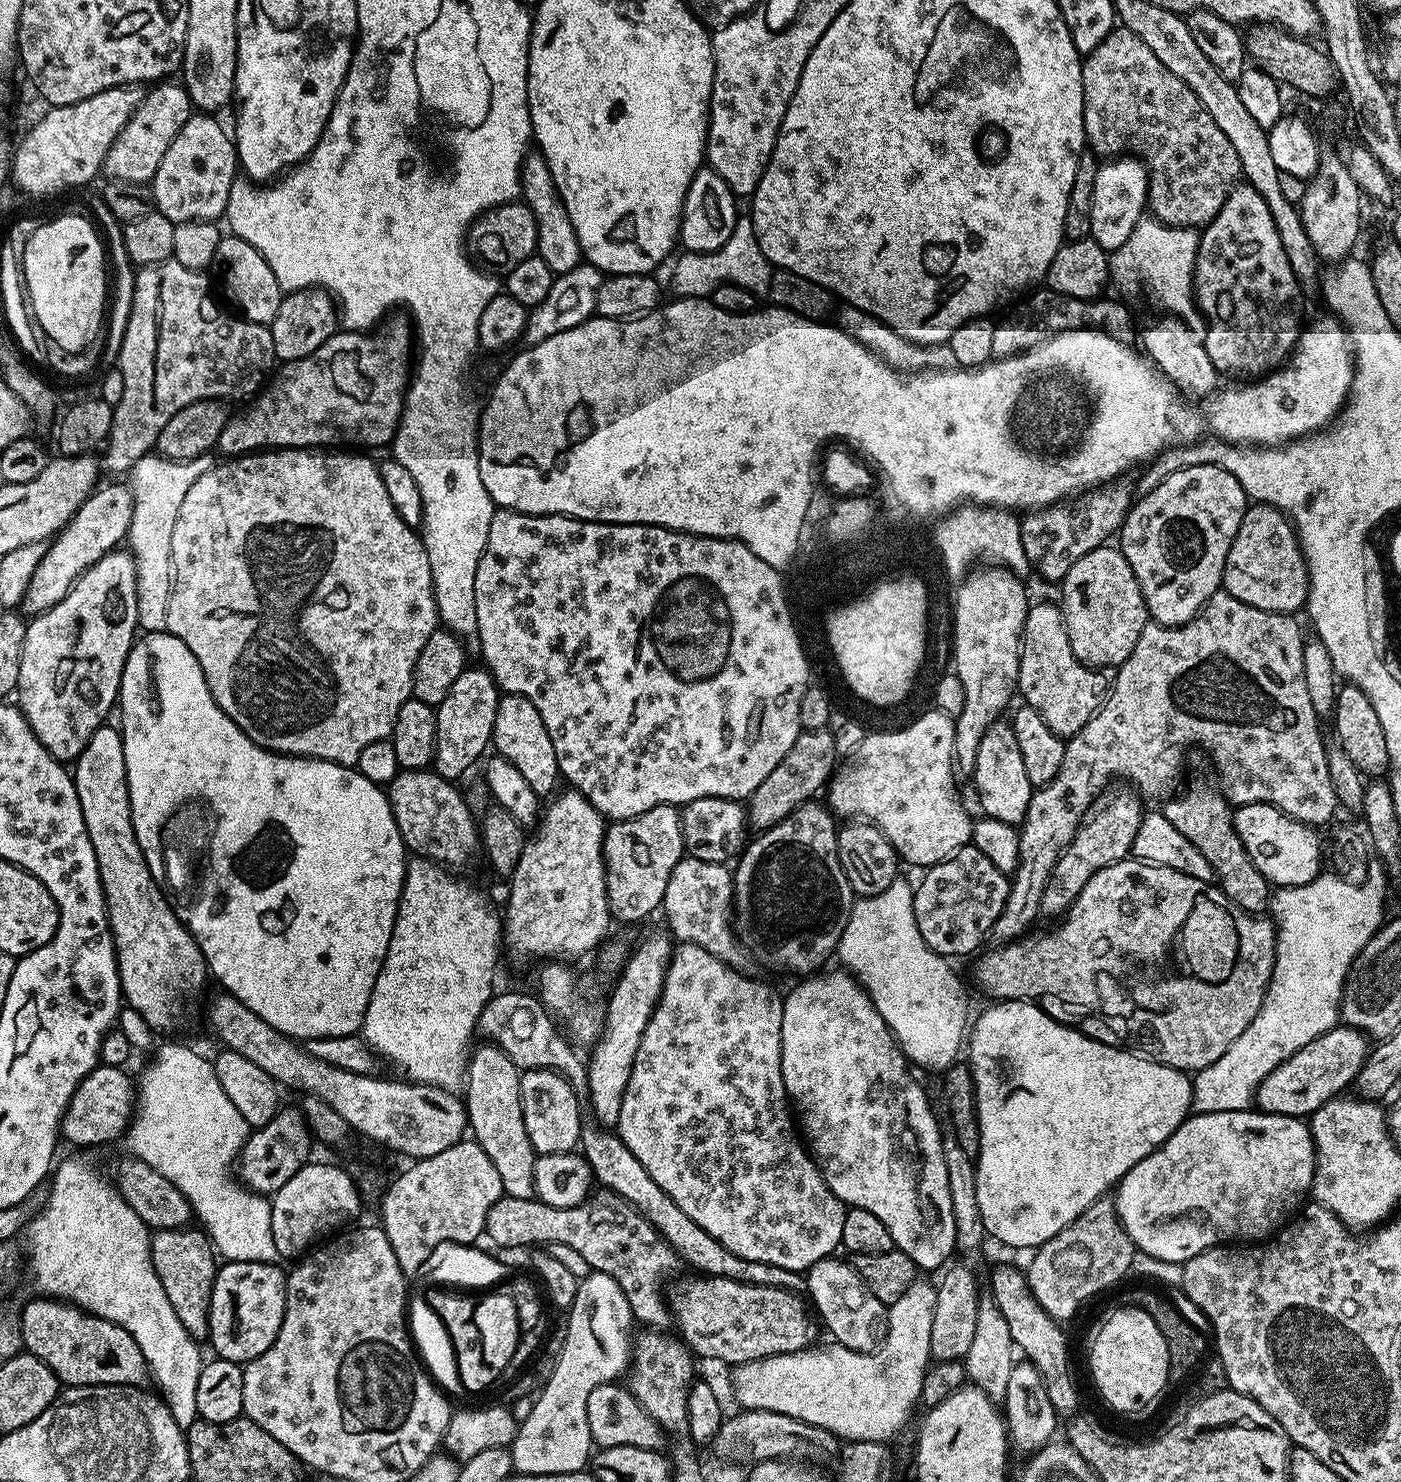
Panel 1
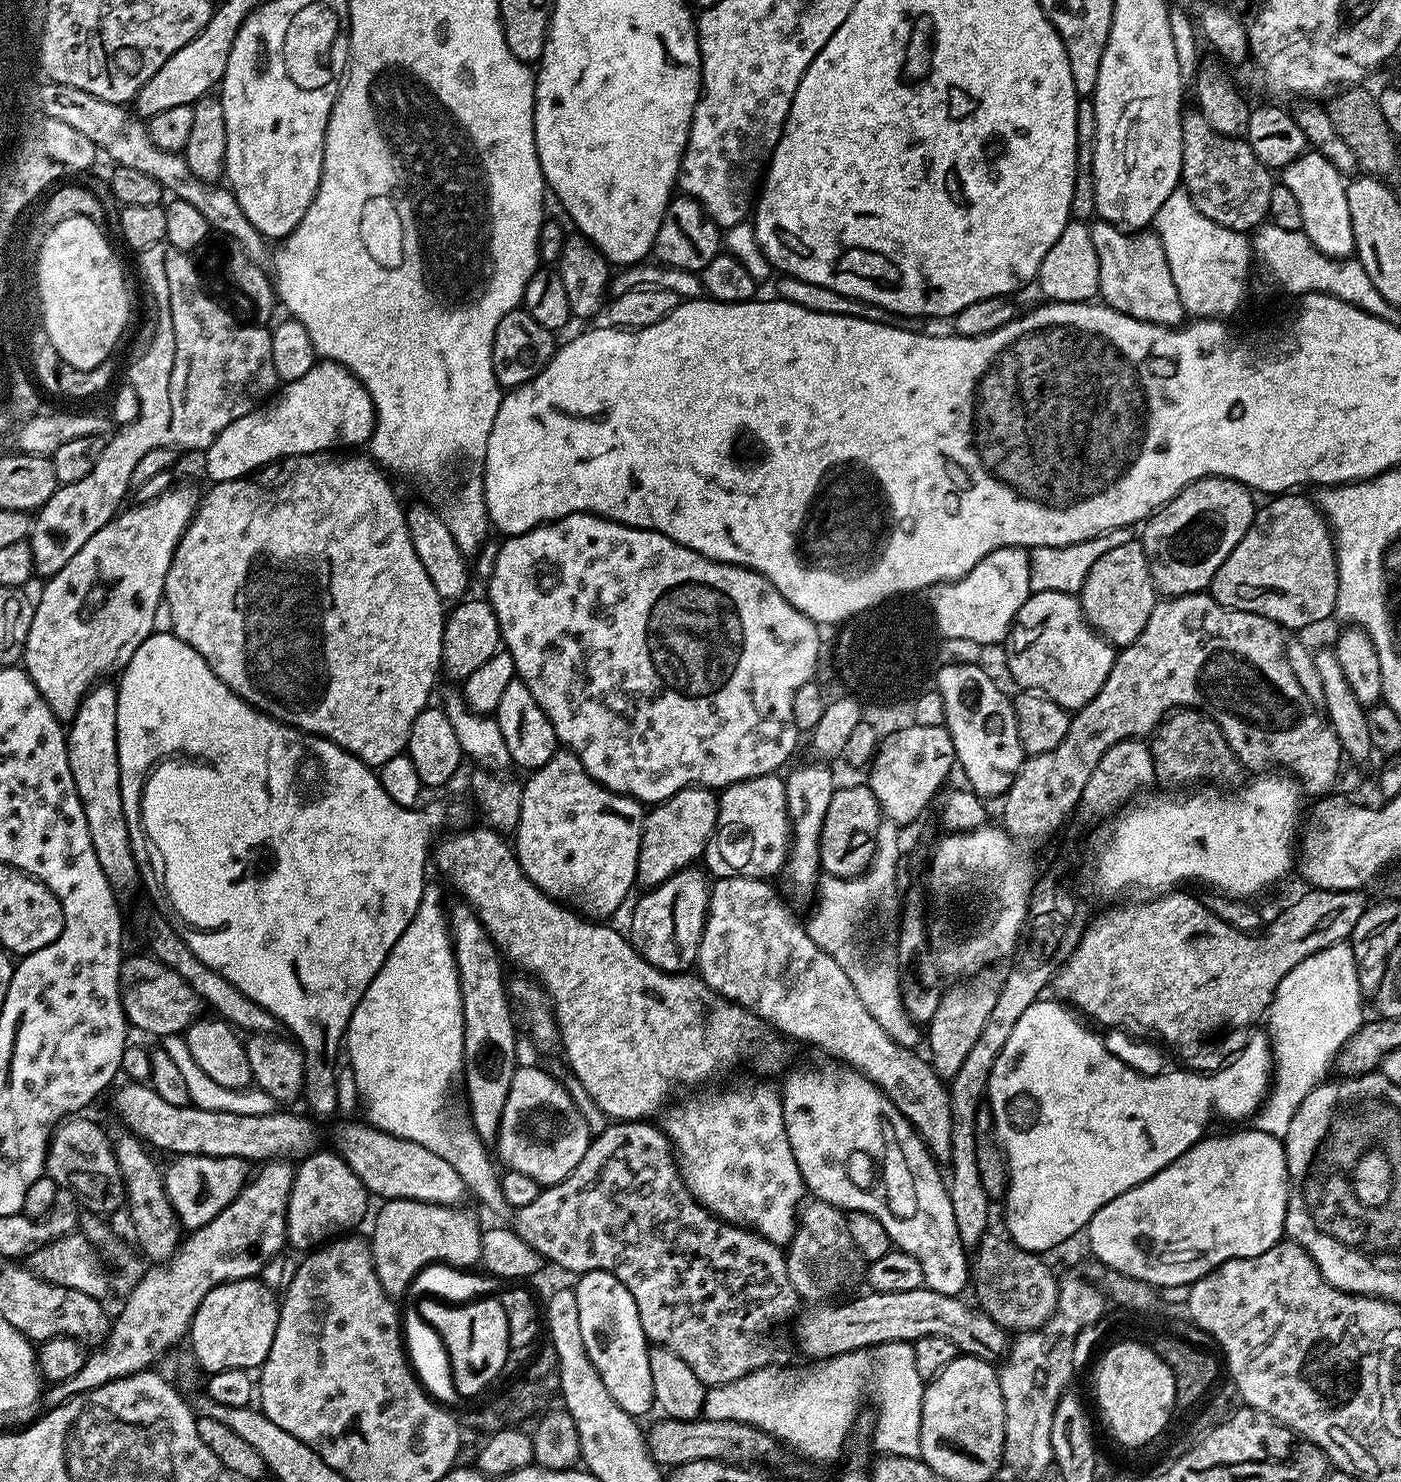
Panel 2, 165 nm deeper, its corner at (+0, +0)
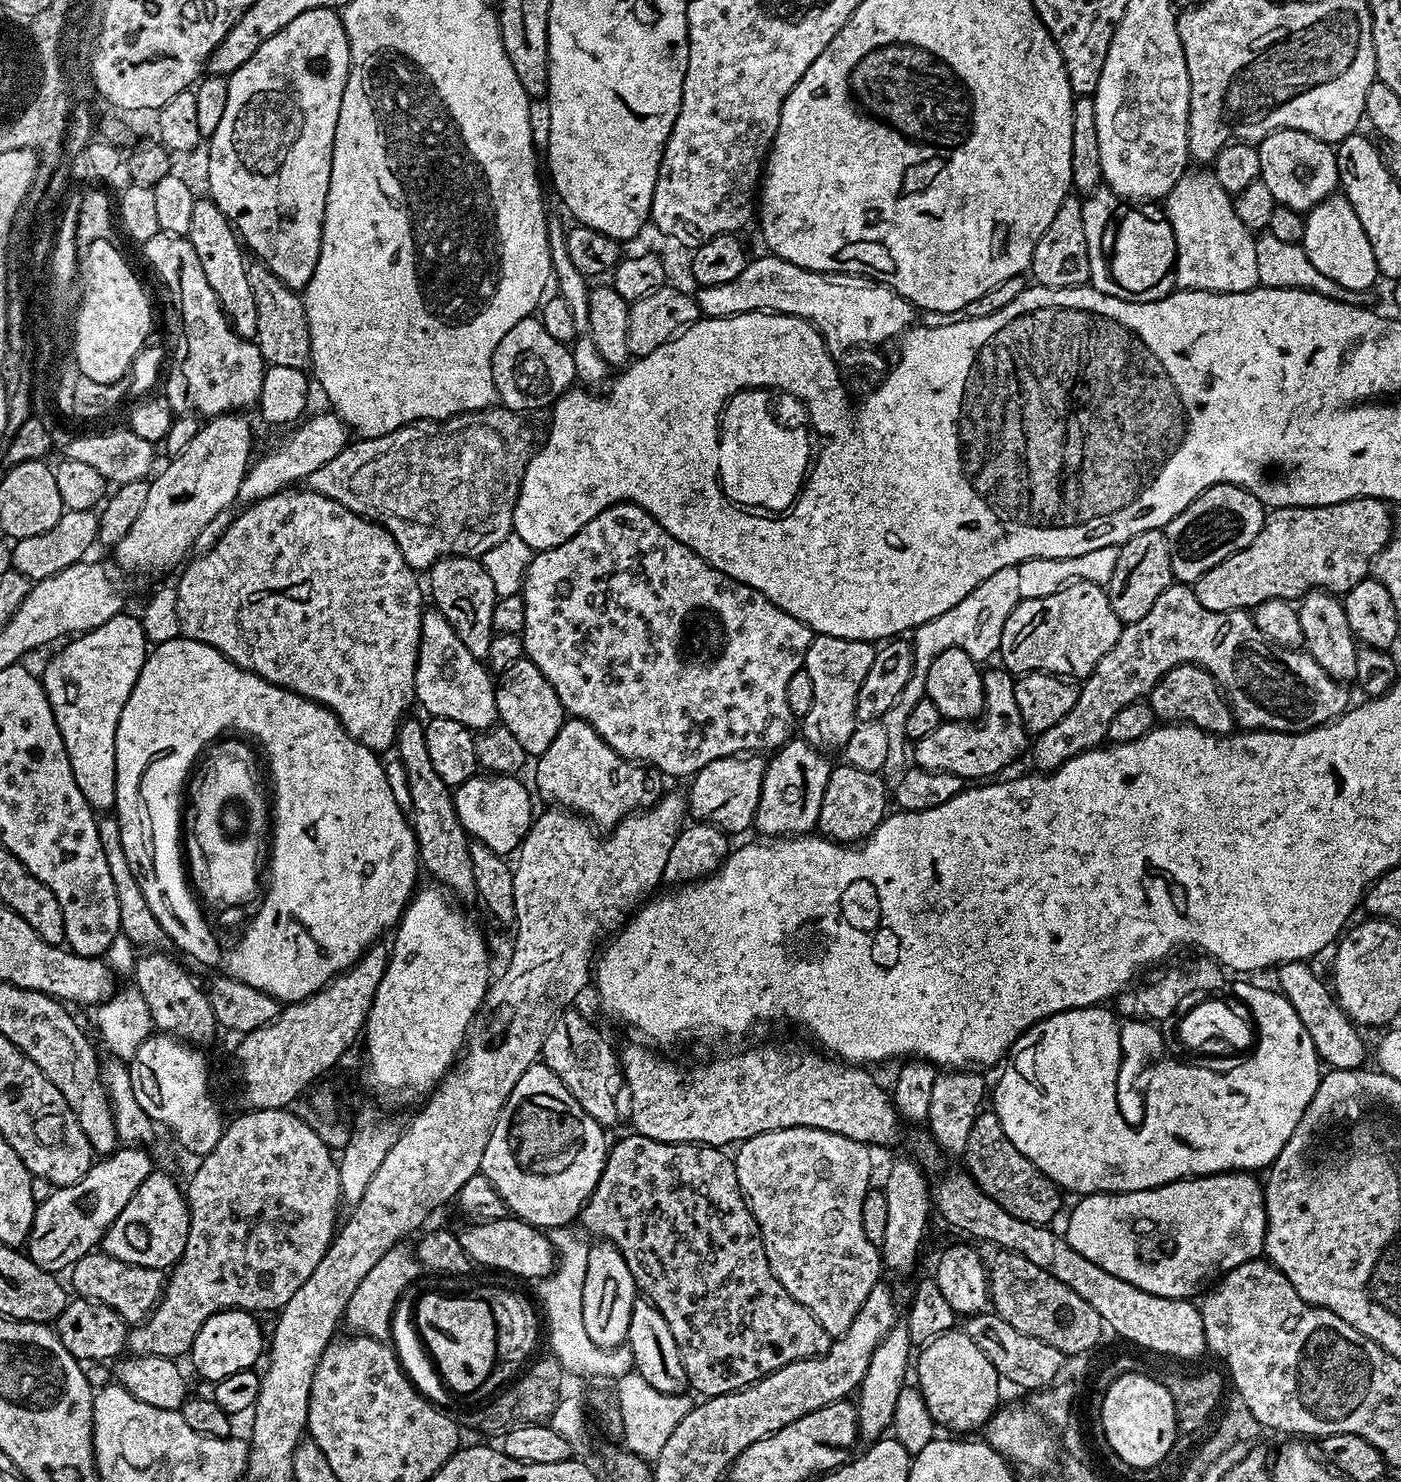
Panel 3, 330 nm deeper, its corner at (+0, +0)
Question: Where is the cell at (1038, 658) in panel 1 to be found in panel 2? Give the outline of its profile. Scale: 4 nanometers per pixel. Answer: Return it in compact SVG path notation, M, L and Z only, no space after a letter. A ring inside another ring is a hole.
M1032 592L1018 609L1014 628L1020 631L1020 641L1008 660L1006 656L1006 667L1021 689L1041 692L1069 710L1085 708L1102 690L1118 652L1084 619L1073 593Z

